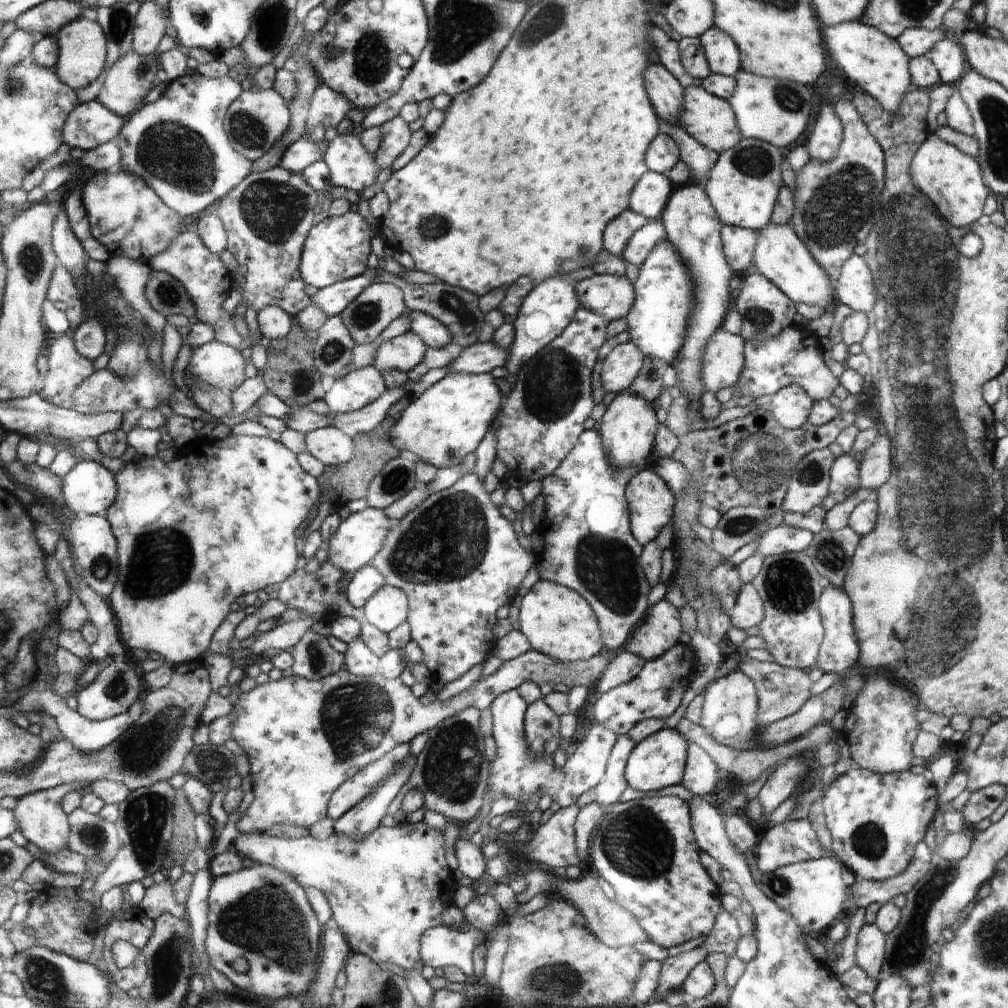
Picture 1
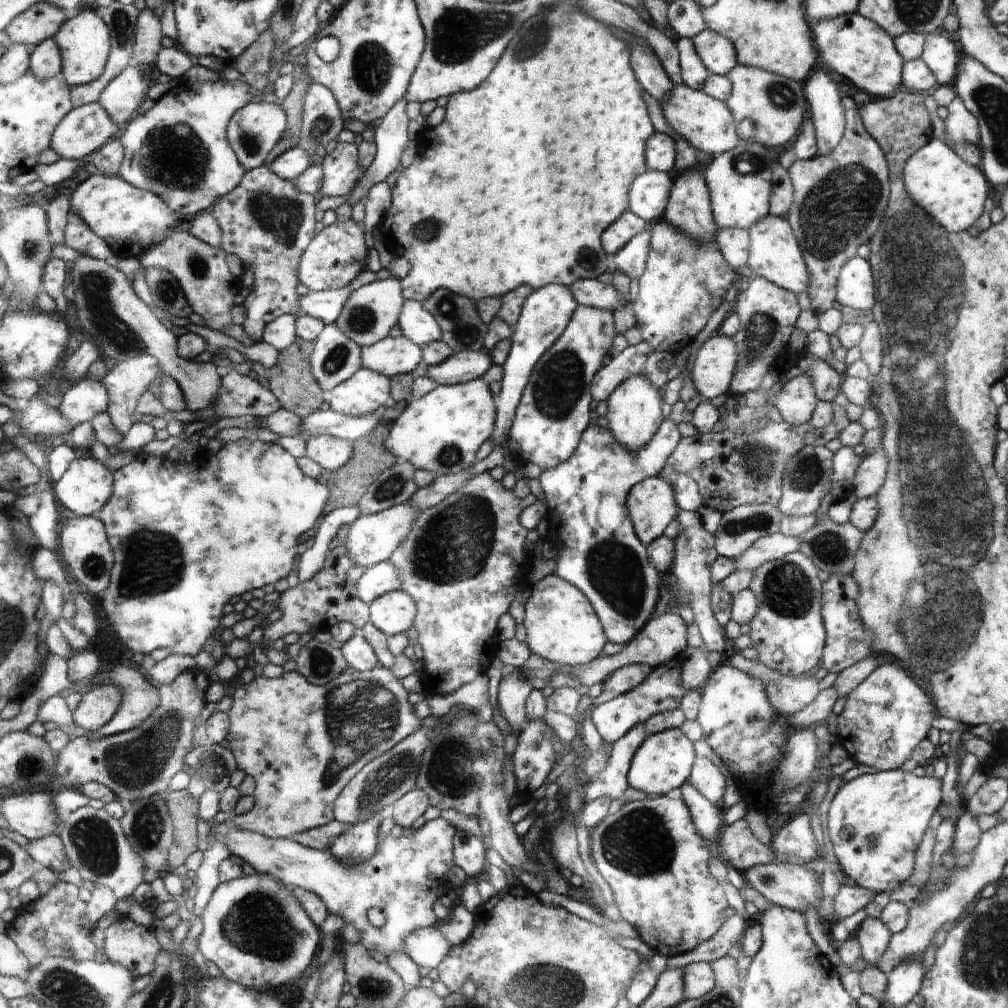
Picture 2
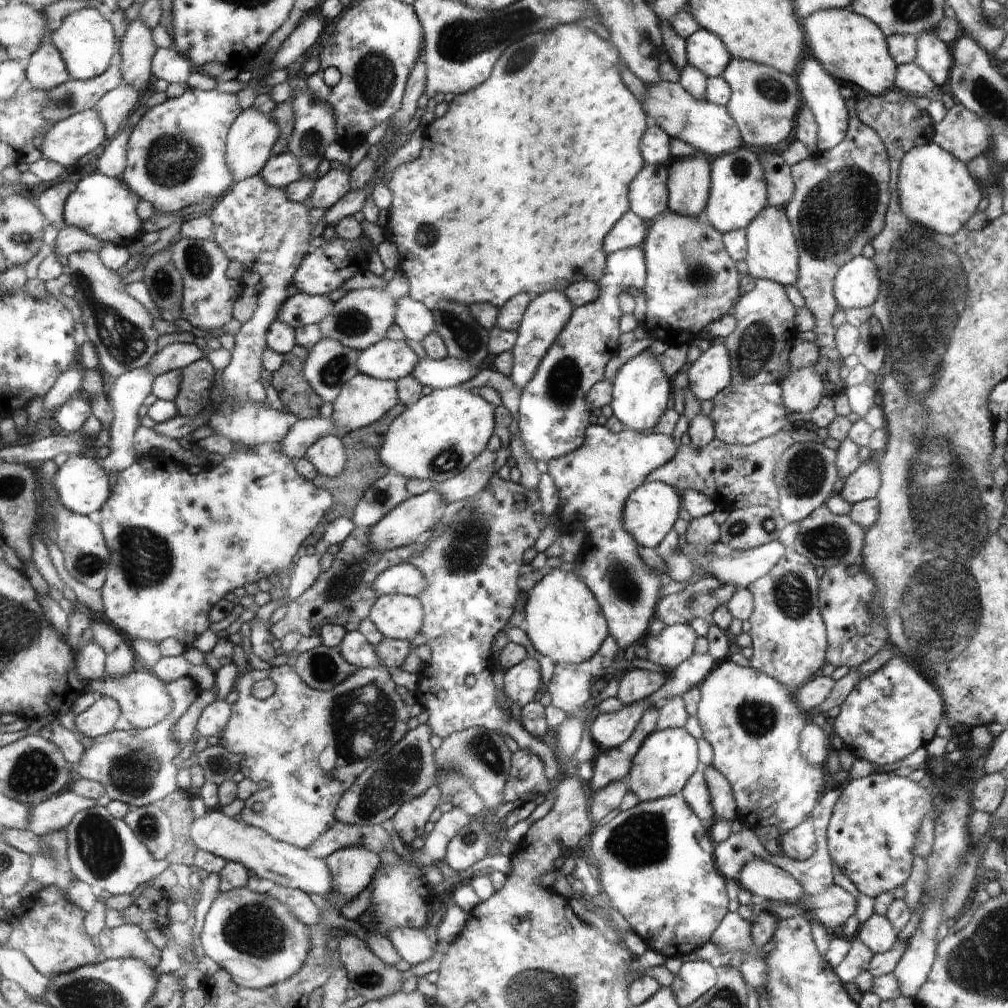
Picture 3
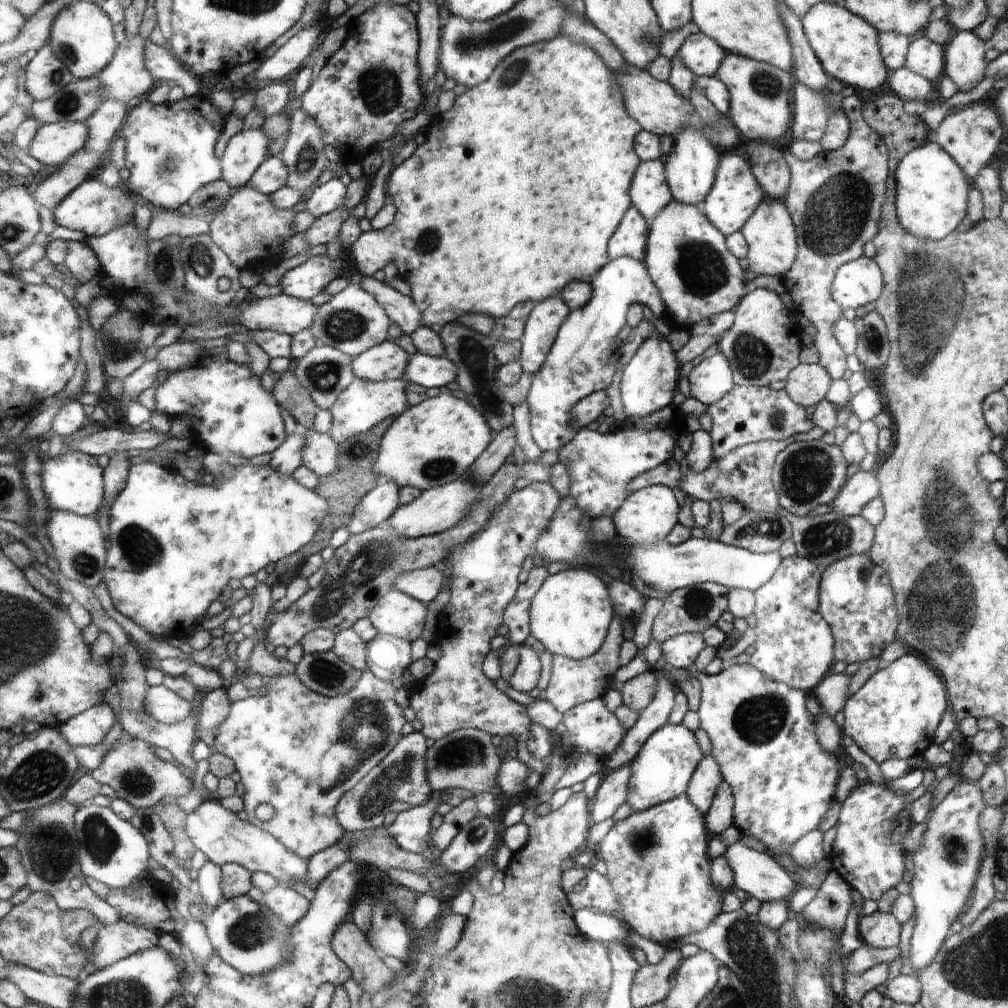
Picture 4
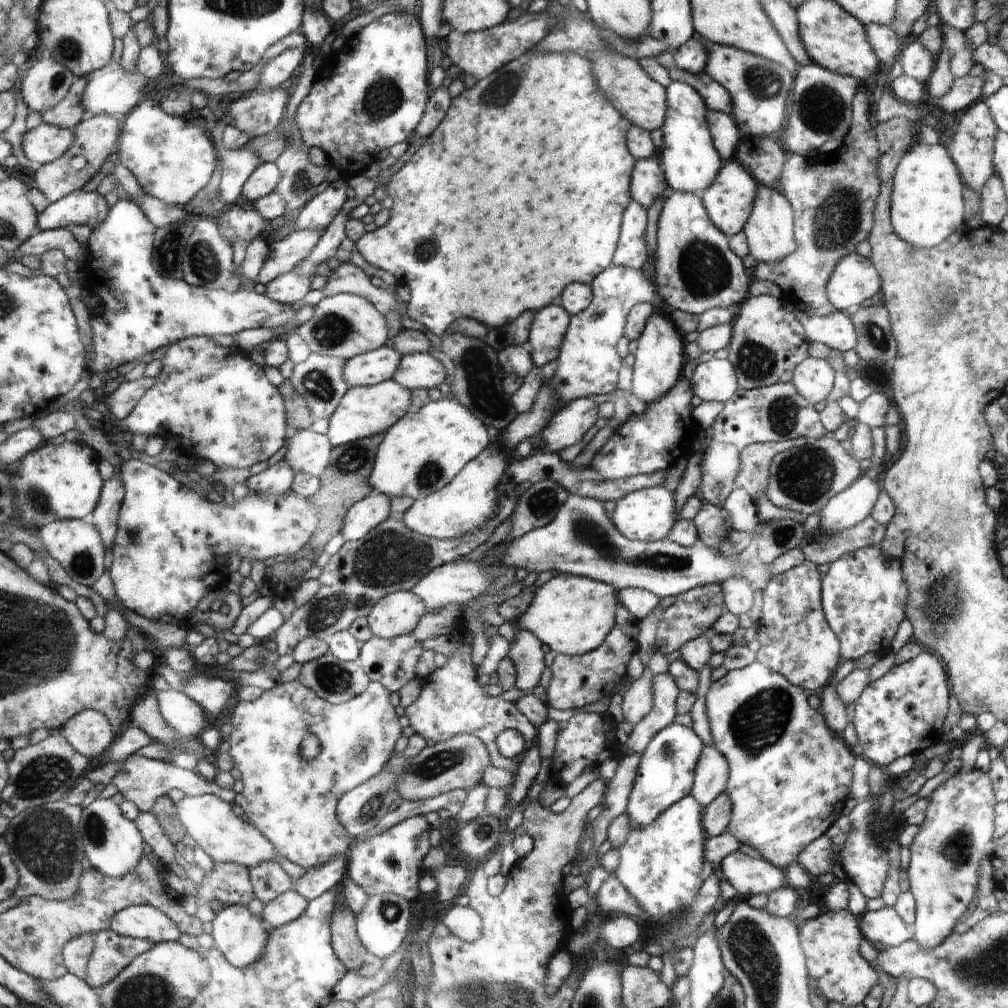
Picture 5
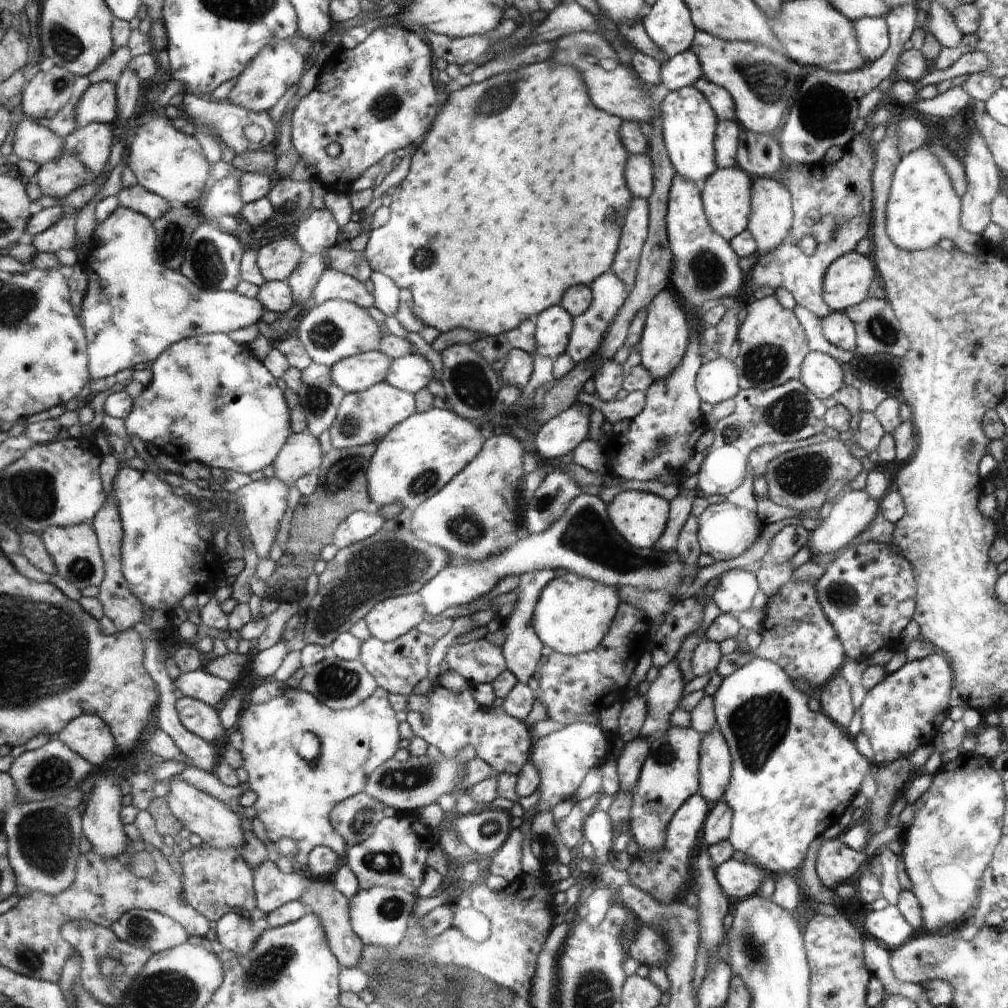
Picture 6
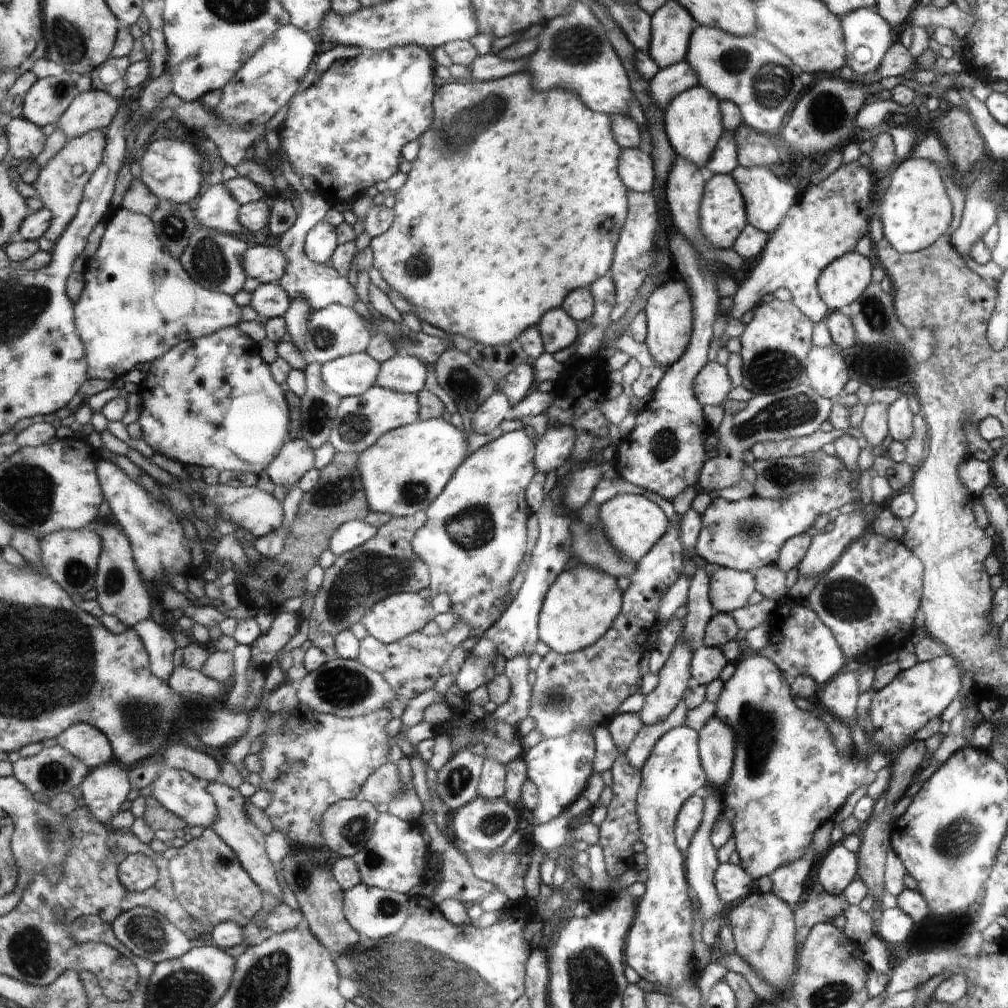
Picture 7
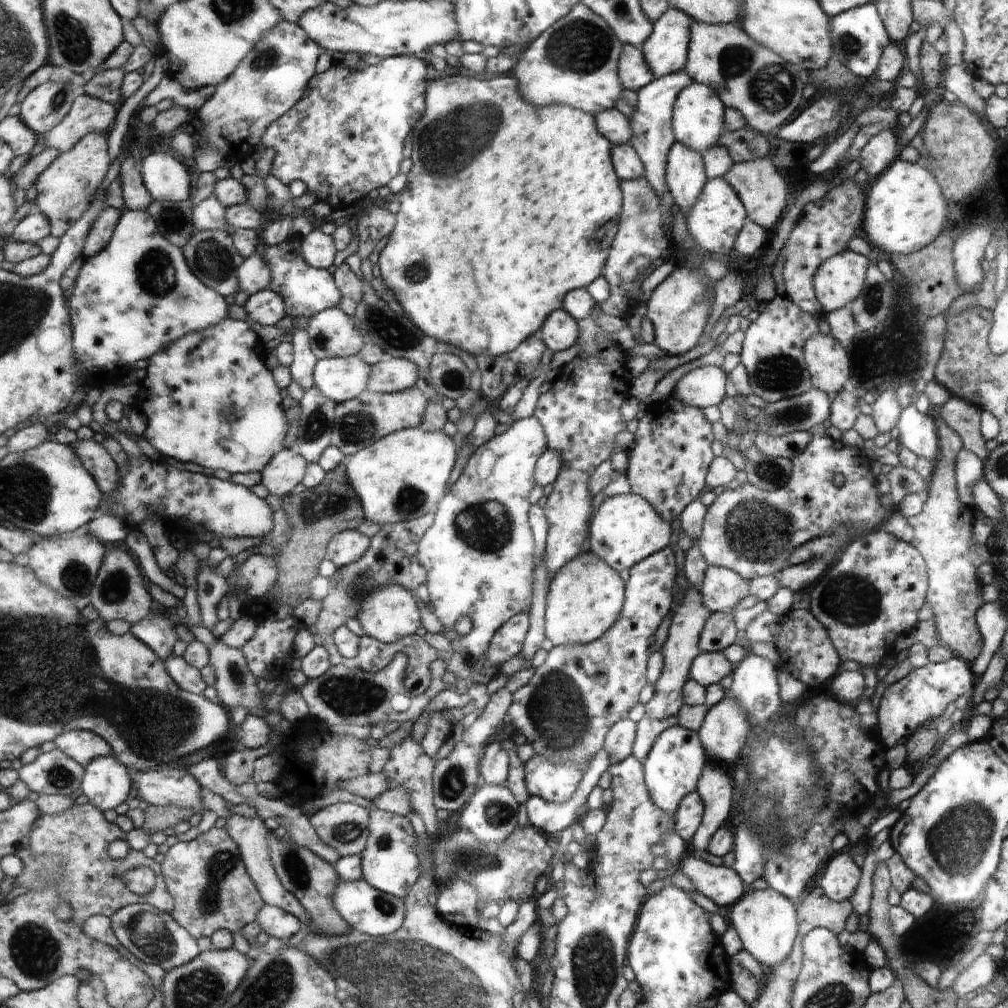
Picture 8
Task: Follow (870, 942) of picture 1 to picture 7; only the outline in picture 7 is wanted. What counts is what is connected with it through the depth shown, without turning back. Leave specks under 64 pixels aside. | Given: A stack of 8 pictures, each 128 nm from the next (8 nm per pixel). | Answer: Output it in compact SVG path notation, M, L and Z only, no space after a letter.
M900 907L886 908L881 912L880 920L875 925L875 934L885 943L896 946L905 942L913 926L913 918Z

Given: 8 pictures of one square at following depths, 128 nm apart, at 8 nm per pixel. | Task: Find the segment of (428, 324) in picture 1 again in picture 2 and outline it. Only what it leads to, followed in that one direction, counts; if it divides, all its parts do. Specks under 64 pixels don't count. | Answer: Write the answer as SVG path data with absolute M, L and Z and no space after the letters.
M405 299L400 321L397 324L402 334L421 348L424 348L428 342L440 339L440 327L436 319L418 301Z

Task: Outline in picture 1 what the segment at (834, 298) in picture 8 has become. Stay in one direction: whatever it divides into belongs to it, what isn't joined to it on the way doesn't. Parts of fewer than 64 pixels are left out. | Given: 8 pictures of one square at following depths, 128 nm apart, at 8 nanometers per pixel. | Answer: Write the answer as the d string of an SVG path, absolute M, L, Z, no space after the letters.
M853 253L845 261L840 280L834 289L834 298L853 311L867 314L873 310L877 302L876 284L868 263L861 255Z

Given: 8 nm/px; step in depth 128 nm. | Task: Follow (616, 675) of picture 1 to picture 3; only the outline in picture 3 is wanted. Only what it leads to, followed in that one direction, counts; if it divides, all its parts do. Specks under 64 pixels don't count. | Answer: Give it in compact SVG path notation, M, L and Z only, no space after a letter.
M630 668L622 674L617 698L624 705L640 702L664 686L668 677L646 668Z

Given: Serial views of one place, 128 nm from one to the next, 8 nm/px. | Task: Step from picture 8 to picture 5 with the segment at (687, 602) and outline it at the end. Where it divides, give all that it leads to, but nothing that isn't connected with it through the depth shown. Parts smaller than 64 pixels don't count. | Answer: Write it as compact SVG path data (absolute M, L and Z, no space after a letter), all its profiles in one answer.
M665 671L654 676L652 682L652 710L632 727L626 743L618 746L617 755L641 755L657 732L679 720L677 698L682 690L677 685L677 680L669 671Z

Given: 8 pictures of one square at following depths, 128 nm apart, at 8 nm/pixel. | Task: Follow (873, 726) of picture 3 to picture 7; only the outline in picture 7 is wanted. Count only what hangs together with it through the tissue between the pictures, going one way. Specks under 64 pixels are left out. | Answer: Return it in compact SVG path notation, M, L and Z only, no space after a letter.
M948 654L934 660L918 661L912 668L900 671L888 686L875 691L872 698L869 709L876 748L886 754L900 751L900 748L908 742L908 738L914 736L922 726L942 716L946 706L958 696L960 688L962 688L960 668Z

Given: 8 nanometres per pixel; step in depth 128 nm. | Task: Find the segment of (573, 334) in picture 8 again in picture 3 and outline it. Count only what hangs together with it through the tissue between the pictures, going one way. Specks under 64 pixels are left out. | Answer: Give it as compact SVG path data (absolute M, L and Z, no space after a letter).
M551 290L533 297L524 311L520 328L517 330L517 341L511 350L513 363L509 377L512 380L512 384L514 384L514 388L518 388L520 391L526 389L526 384L536 374L540 361L550 346L554 344L556 338L560 336L560 332L564 330L564 326L570 320L574 309L575 307L570 302L568 295L563 292Z

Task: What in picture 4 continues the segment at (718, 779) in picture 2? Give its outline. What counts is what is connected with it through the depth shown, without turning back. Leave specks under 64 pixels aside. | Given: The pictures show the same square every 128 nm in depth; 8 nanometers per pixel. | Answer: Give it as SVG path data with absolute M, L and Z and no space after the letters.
M726 781L722 782L717 790L717 796L705 816L706 826L709 827L712 837L724 833L729 826L733 825L735 800L732 787Z

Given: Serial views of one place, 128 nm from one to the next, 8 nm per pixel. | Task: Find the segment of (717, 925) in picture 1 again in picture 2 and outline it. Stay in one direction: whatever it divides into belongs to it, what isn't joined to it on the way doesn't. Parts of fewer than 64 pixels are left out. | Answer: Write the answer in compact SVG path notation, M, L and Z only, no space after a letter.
M734 913L724 920L724 924L718 928L718 932L712 938L698 944L694 950L668 957L667 968L684 968L690 963L698 962L710 963L727 955L728 950L738 942L738 938L744 932L746 924L744 918L745 914Z

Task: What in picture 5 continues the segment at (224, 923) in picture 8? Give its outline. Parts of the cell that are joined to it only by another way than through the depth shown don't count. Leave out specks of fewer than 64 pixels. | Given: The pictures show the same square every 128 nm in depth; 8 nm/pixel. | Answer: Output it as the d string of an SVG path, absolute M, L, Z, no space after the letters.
M214 862L214 870L205 873L198 888L199 915L205 922L218 920L218 902L246 906L254 898L250 870L244 864Z

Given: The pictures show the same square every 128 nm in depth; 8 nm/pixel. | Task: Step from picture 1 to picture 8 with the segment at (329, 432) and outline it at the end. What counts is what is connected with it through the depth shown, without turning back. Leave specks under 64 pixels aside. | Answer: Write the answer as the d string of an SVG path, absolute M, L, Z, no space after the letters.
M295 448L281 450L262 470L261 483L274 496L292 493L297 484L304 480L309 462Z

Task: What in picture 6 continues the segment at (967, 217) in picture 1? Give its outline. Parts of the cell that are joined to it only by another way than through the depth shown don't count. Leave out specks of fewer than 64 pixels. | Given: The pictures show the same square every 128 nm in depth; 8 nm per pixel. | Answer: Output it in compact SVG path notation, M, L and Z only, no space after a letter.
M924 145L898 161L893 189L888 197L888 233L899 247L909 251L932 249L943 238L950 238L966 254L980 254L980 235L966 232L961 225L961 198L954 192L944 163Z

